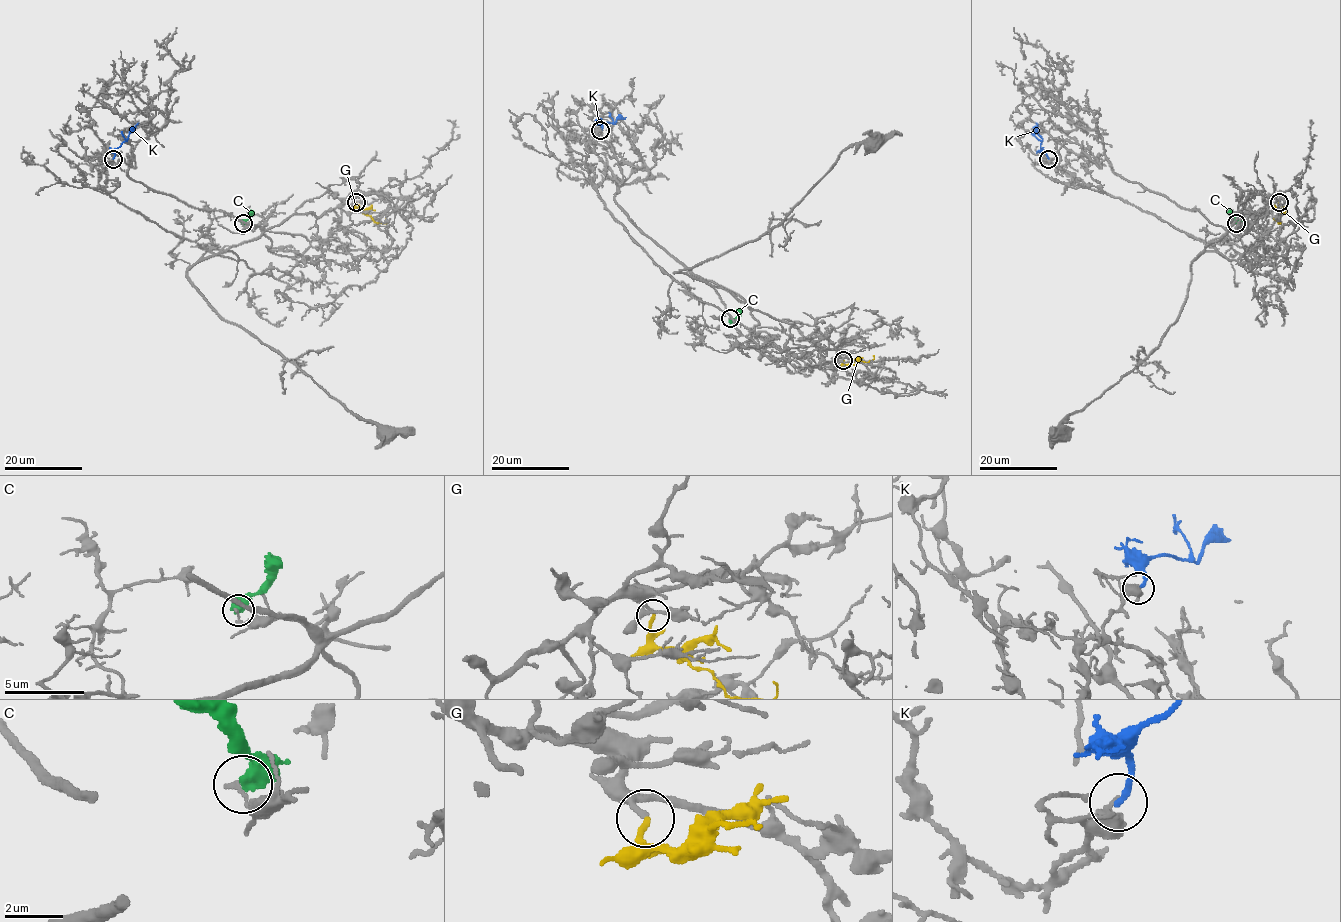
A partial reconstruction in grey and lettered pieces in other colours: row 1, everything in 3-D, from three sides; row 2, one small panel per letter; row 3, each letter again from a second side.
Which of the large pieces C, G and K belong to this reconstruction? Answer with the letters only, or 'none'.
G

